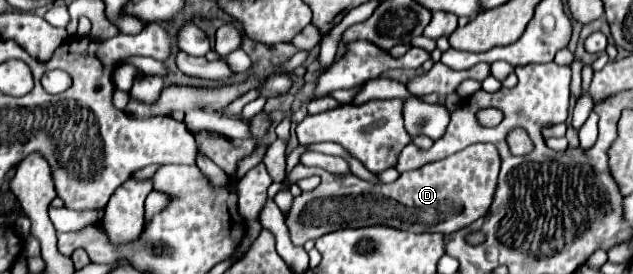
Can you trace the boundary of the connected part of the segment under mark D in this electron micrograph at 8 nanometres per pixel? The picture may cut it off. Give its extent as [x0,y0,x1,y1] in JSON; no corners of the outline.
[285,143,499,245]

